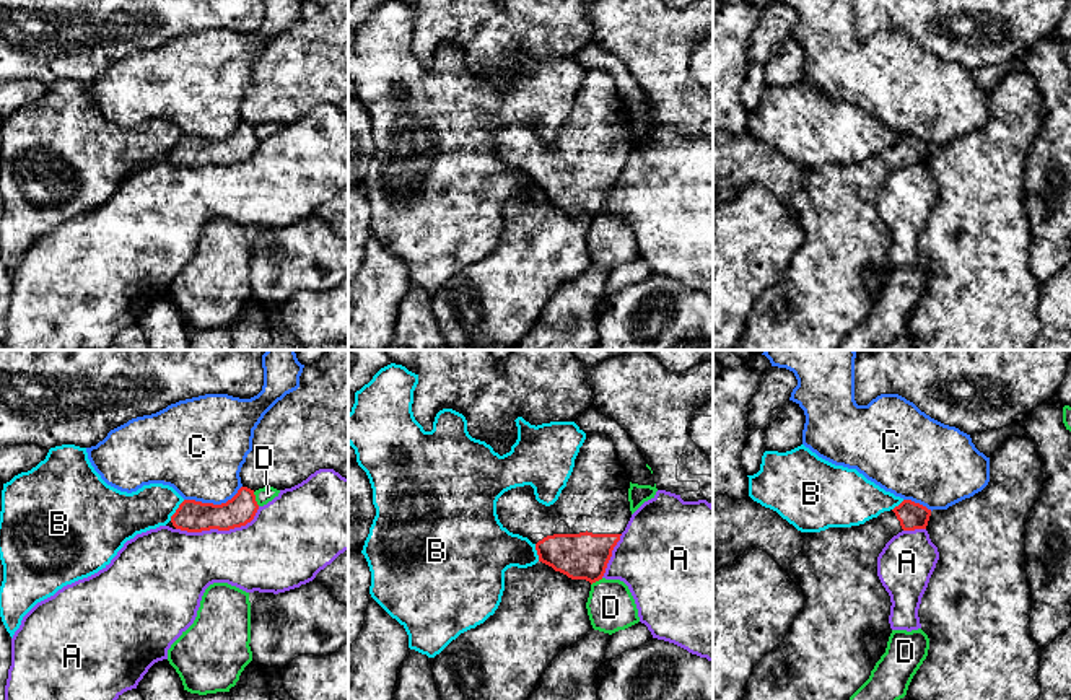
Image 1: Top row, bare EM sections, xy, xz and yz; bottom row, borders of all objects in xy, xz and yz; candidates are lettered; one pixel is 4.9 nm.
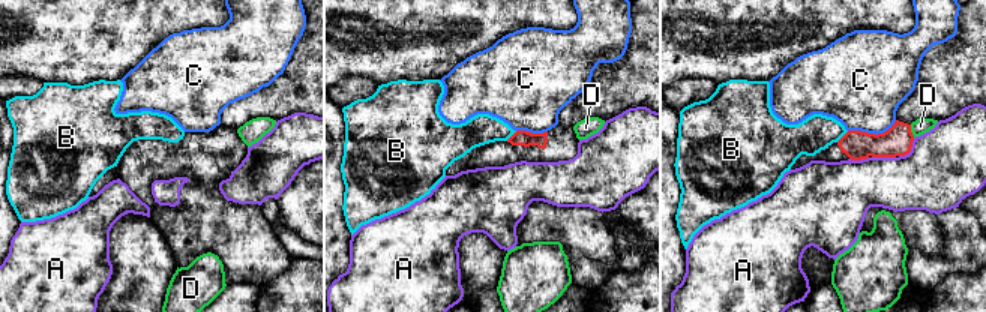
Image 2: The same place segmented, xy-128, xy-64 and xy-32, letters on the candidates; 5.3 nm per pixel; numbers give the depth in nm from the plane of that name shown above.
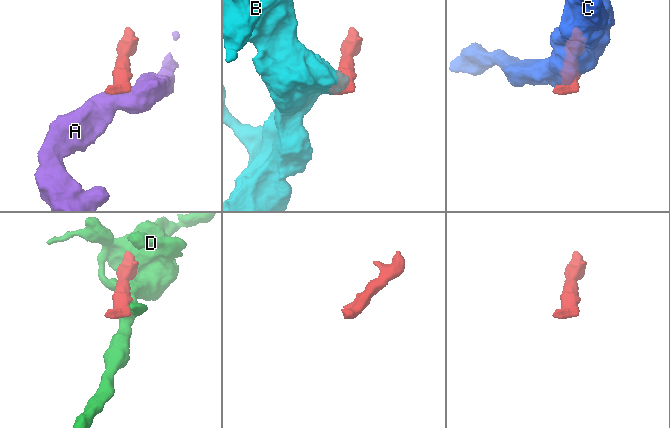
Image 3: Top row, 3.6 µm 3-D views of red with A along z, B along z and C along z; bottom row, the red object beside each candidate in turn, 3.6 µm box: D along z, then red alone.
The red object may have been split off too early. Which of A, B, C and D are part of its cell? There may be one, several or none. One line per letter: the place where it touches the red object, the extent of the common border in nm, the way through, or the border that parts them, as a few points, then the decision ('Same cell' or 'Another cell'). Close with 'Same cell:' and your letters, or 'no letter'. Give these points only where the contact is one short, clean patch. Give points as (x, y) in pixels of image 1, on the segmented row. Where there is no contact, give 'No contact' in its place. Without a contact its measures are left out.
A: Touches red at xy (220, 529). Shared border 440 nm. Boundary: xy (259, 507), (249, 521), (228, 529), (176, 529). Another cell
B: Touches red at xy (176, 510). Shared border 130 nm. Boundary: xy (184, 500), (170, 520). Another cell
C: Touches red at xy (212, 503). Shared border 300 nm. Another cell
D: Touches red at xy (254, 498). Shared border 80 nm. Another cell
Same cell: no letter

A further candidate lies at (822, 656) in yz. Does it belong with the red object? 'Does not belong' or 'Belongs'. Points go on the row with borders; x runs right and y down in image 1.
Belongs

